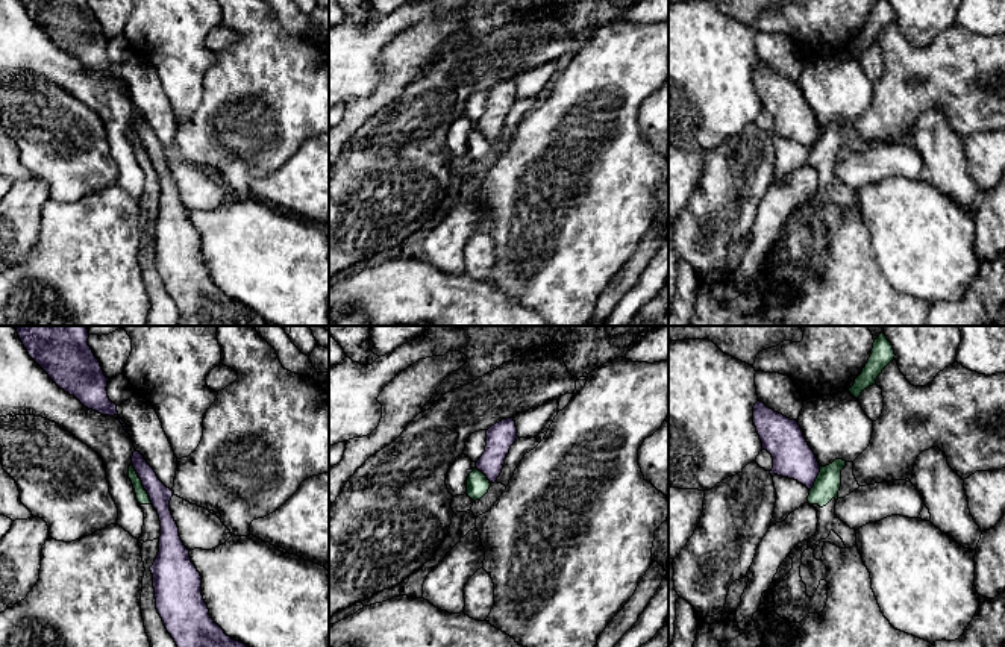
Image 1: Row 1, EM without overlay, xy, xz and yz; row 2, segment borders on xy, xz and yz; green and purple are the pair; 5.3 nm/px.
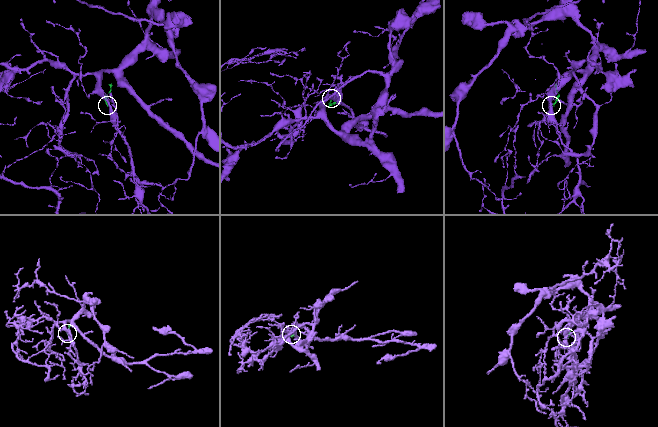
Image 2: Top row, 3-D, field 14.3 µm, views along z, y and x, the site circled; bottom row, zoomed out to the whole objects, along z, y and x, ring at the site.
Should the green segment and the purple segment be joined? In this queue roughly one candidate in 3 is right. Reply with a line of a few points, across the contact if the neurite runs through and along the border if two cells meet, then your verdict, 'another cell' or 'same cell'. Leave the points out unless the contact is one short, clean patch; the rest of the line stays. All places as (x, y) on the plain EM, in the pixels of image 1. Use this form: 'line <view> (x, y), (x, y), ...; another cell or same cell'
line xy (131, 125), (152, 164); another cell

